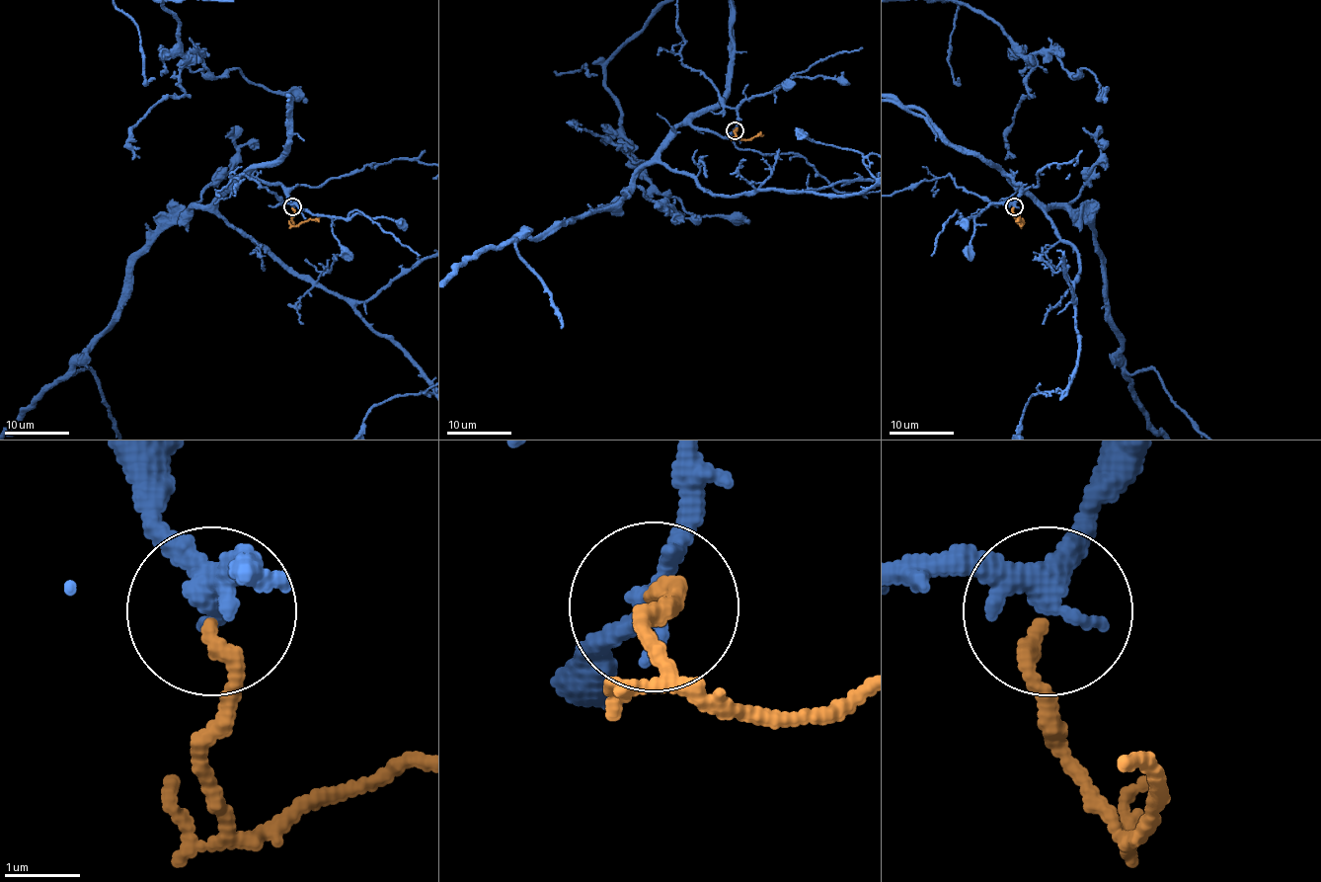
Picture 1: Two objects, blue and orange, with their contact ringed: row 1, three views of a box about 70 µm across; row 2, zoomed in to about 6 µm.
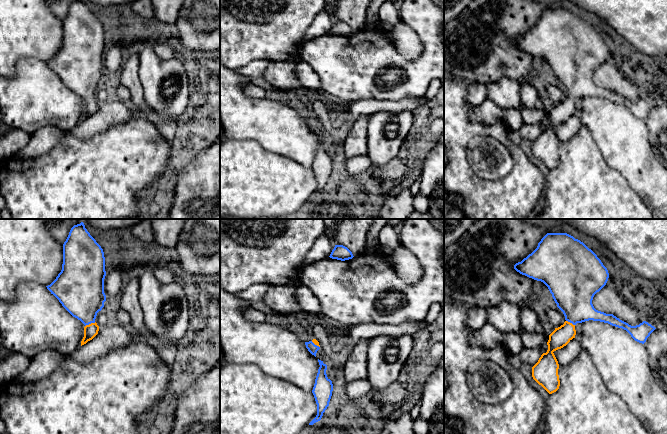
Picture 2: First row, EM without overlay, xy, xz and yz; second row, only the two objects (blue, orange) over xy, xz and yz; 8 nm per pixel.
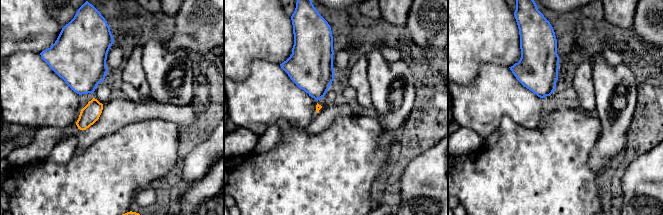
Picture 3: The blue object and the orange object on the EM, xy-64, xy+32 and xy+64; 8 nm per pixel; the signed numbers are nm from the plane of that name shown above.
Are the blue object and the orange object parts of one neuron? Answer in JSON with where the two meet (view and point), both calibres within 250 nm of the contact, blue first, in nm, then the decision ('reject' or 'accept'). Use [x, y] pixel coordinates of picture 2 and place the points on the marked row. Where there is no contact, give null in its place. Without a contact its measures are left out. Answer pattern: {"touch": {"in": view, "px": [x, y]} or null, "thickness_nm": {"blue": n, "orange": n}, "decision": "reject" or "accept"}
{"touch": {"in": "xy", "px": [90, 323]}, "thickness_nm": {"blue": 360, "orange": 110}, "decision": "accept"}

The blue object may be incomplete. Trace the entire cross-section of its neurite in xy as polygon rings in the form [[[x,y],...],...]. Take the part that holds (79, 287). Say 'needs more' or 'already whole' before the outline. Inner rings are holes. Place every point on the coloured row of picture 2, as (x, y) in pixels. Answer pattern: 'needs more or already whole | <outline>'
needs more | [[[83,222],[74,225],[63,244],[62,270],[56,279],[46,287],[73,317],[85,325],[81,346],[98,334],[99,326],[95,322],[95,319],[106,301],[104,293],[105,276],[103,249],[87,231]]]

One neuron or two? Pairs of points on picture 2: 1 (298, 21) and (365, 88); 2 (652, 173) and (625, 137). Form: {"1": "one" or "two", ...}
{"1": "two", "2": "one"}

